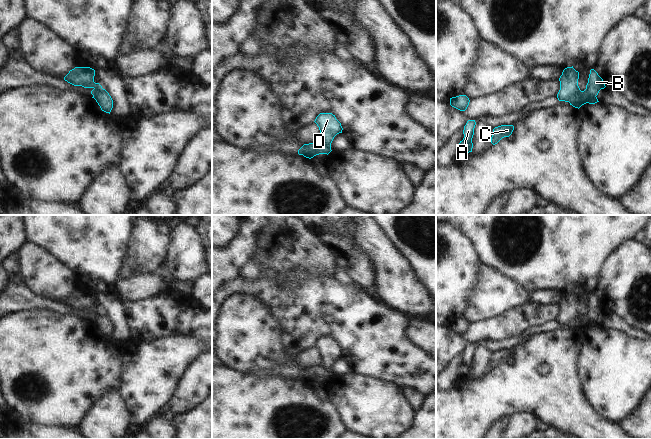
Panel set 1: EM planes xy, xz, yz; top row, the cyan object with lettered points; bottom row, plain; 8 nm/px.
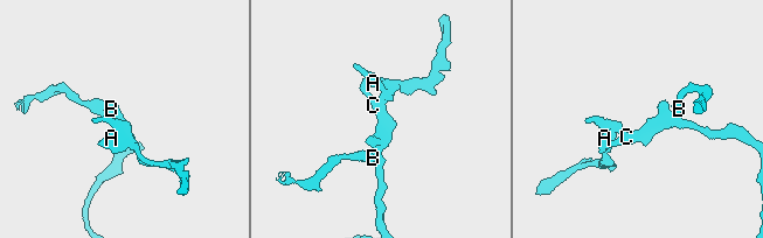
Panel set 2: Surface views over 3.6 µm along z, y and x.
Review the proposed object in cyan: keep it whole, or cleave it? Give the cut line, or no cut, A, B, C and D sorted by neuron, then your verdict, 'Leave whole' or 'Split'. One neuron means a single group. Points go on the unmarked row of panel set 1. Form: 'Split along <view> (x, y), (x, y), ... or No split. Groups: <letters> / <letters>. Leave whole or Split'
Split along xz (320, 365), (330, 375). Groups: A C D / B. Split

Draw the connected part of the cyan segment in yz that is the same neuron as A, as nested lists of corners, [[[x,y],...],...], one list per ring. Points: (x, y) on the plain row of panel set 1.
[[[468,344],[466,349],[464,350],[463,354],[464,362],[462,365],[460,365],[458,369],[461,380],[465,379],[466,377],[472,376],[473,372],[472,362],[474,359],[475,349],[476,349],[475,344]]]

